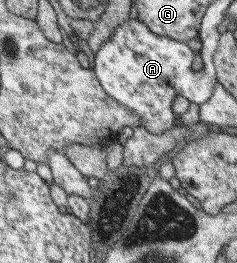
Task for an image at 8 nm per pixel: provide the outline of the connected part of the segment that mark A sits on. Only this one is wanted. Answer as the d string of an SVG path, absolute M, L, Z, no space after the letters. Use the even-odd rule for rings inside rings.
M128 18L126 23L119 24L113 36L99 45L94 54L92 69L101 89L129 113L137 115L141 119L139 126L149 133L157 134L171 127L173 111L169 111L169 101L173 101L173 97L181 95L197 106L211 97L212 86L201 83L197 73L191 71L191 49L164 35L155 35L137 18Z

